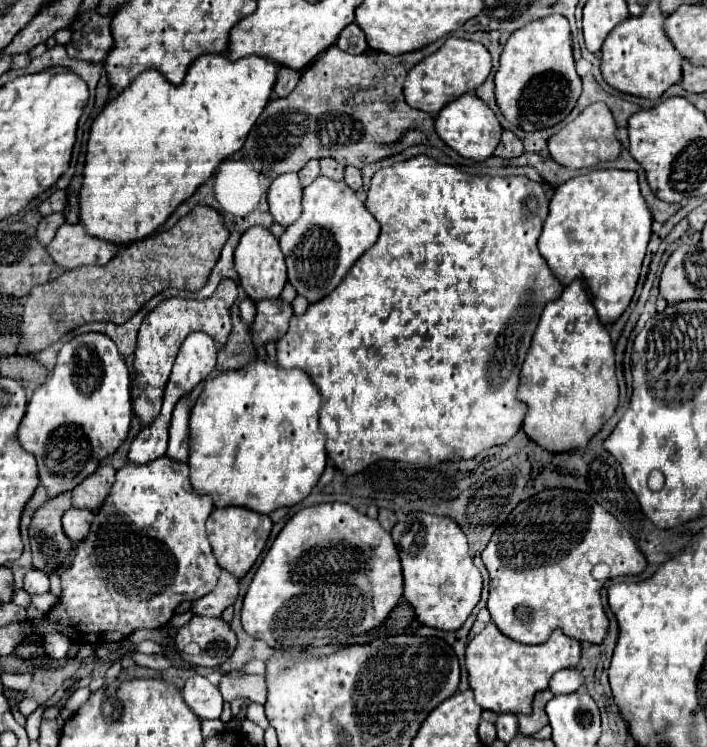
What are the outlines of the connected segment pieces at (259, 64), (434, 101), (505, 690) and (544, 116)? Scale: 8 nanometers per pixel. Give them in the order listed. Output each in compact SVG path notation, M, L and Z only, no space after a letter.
M202 54L190 64L180 86L168 82L156 68L142 72L132 86L124 88L124 92L104 106L92 124L84 184L80 190L80 222L86 226L88 234L126 244L146 238L166 222L176 206L192 196L194 190L216 172L222 160L244 146L250 128L272 96L278 68L280 66L270 62L270 58L256 54L234 62L228 54Z
M452 36L440 46L438 52L430 54L422 62L418 62L410 70L410 74L406 74L406 78L404 78L404 98L412 108L436 114L448 102L452 102L454 98L476 90L486 80L490 70L492 70L490 52L484 44Z
M494 622L468 642L466 648L466 668L470 674L470 688L474 690L474 700L496 714L502 712L532 712L532 698L538 690L548 688L550 678L564 668L574 668L580 662L580 642L568 638L562 630L554 630L550 638L542 644L520 644L504 636Z
M552 14L516 30L504 44L494 82L498 108L510 124L526 132L554 126L570 114L582 92L582 80L574 68L568 20Z

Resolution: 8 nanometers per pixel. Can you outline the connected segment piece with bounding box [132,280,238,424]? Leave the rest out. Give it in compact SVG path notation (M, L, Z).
M234 280L220 282L218 290L212 298L206 300L186 300L186 298L168 298L160 302L144 320L138 330L138 344L134 352L134 386L132 386L132 400L134 410L142 424L150 424L158 414L162 406L162 394L172 370L172 364L176 360L176 354L180 350L180 344L190 332L206 332L214 338L214 342L224 344L230 330L230 306L236 300L238 290Z

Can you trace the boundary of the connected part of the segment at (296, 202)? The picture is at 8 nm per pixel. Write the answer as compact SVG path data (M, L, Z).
M288 172L278 176L268 190L270 214L284 228L296 222L302 214L302 186L298 182L296 172Z

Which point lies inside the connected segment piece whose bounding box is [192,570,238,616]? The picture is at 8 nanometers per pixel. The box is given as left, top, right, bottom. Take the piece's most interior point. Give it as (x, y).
(226, 591)

